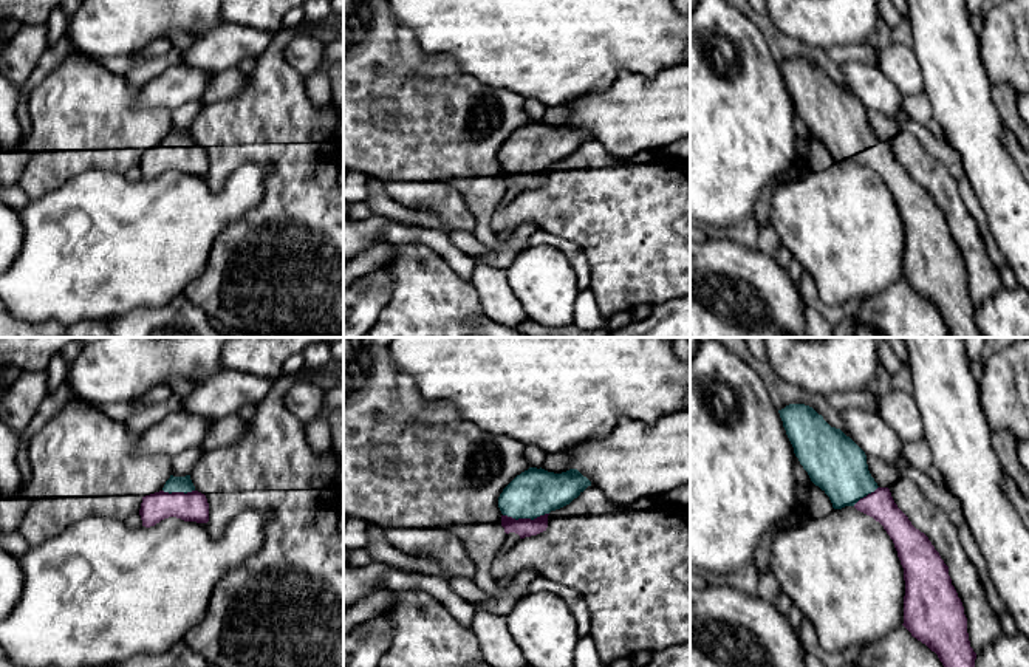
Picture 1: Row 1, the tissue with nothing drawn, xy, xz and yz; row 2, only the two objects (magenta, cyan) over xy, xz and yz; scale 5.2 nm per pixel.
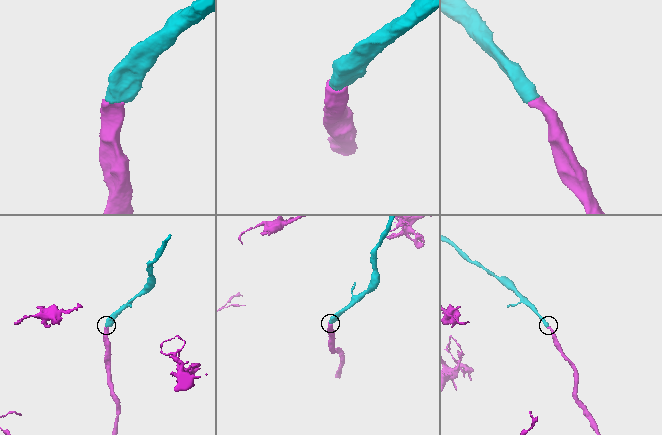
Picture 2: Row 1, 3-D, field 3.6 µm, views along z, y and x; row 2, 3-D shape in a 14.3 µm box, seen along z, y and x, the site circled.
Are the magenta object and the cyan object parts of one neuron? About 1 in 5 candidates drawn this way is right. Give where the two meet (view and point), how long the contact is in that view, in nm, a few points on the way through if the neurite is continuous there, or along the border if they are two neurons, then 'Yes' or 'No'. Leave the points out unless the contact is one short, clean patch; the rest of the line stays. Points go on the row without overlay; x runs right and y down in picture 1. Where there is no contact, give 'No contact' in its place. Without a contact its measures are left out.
Touches magenta at xz (525, 172). Shared border 240 nm. Path across: xz (523, 180), (525, 172), (525, 157), (534, 146). Yes

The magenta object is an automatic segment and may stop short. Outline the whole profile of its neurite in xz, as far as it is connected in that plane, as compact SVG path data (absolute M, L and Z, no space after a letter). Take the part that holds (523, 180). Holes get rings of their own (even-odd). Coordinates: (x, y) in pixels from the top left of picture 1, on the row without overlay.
M529 121L498 150L504 186L515 186L525 192L546 184L549 166L569 158L588 139L591 135L577 122L554 127Z

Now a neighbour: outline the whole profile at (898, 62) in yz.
M891 42L876 50L876 54L876 68L893 82L904 96L924 91L922 73L910 46Z

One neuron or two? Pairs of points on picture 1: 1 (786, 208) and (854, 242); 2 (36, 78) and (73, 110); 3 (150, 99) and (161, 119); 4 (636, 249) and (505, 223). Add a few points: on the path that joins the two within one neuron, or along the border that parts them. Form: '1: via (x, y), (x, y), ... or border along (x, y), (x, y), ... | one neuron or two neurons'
1: via (803, 211), (822, 217), (837, 229) | one neuron
2: border along (65, 54), (30, 92) | two neurons
3: border along (140, 88), (140, 107), (164, 107), (169, 112) | two neurons
4: via (604, 217), (599, 212), (537, 212) | one neuron

